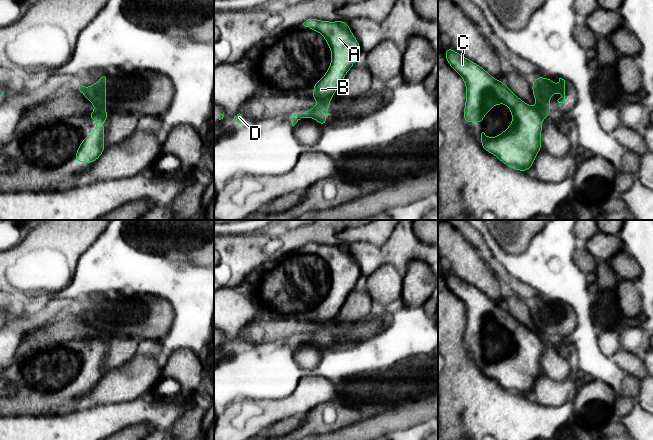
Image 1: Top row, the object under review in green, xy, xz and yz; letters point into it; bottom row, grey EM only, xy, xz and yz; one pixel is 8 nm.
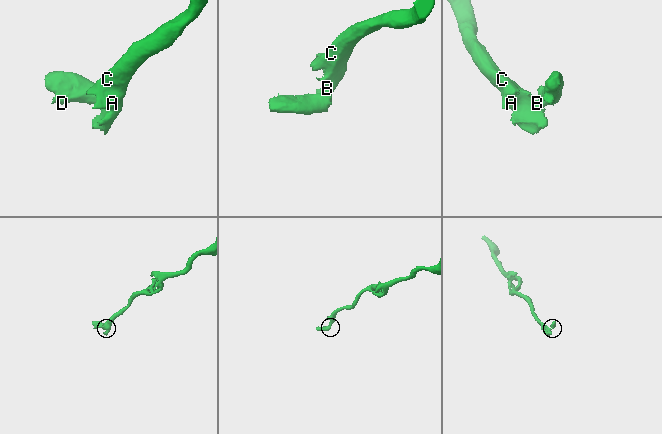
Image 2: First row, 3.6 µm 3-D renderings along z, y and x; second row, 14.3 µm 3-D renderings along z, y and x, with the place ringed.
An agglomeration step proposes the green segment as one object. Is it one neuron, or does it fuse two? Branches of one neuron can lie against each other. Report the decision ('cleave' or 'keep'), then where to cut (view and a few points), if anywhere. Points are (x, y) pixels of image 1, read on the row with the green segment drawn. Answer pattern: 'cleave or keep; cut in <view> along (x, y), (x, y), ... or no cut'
cleave; cut in xz along (329, 99), (319, 102)

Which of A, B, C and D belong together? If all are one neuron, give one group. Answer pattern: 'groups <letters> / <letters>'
groups A B C / D

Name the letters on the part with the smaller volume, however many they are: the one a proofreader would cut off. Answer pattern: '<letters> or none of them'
D

